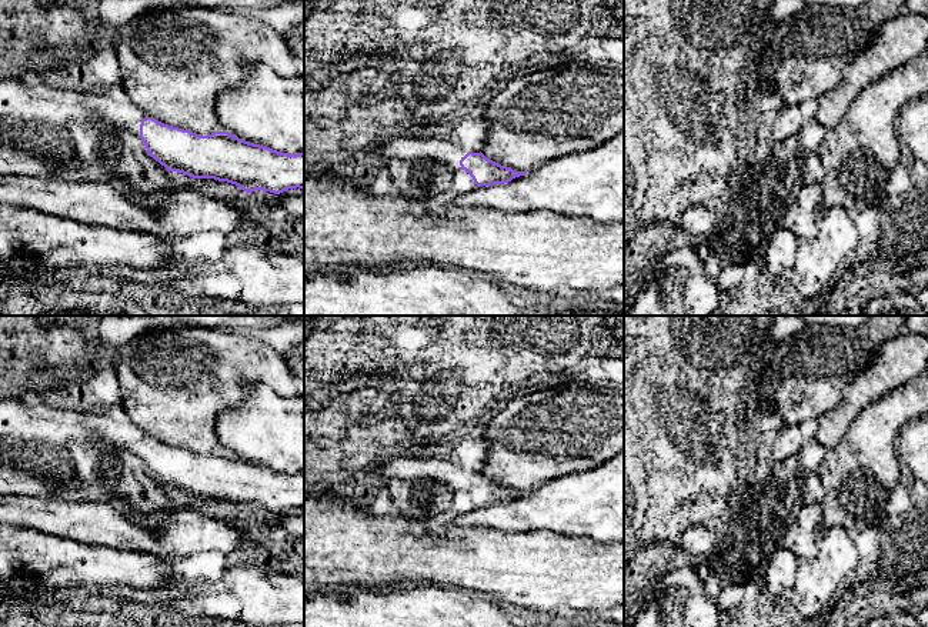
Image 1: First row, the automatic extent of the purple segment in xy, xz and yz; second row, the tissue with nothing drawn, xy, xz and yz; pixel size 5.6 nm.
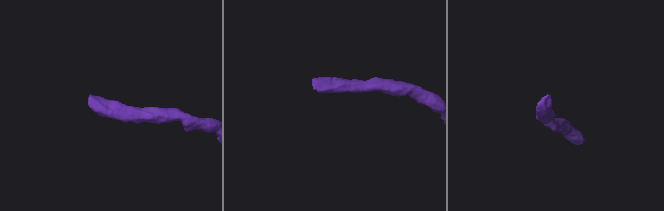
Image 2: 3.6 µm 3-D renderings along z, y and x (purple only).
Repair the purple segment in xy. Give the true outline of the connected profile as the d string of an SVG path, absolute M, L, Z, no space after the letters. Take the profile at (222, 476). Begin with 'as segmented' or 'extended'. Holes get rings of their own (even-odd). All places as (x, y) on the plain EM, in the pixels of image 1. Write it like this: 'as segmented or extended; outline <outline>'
extended; outline M0 398L0 438L61 451L71 441L106 441L137 456L148 474L168 491L227 501L244 511L280 514L288 508L304 508L304 471L281 473L228 451L200 456L164 444L116 414L79 413L44 403Z

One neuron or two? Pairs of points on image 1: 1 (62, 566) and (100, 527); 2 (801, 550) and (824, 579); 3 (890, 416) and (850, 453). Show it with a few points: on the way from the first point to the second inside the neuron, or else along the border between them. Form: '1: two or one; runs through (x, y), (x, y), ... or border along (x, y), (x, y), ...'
1: two; border along (52, 534), (116, 550)
2: two; border along (820, 533), (817, 537), (817, 553), (803, 562)
3: one; runs through (880, 426), (860, 446)

